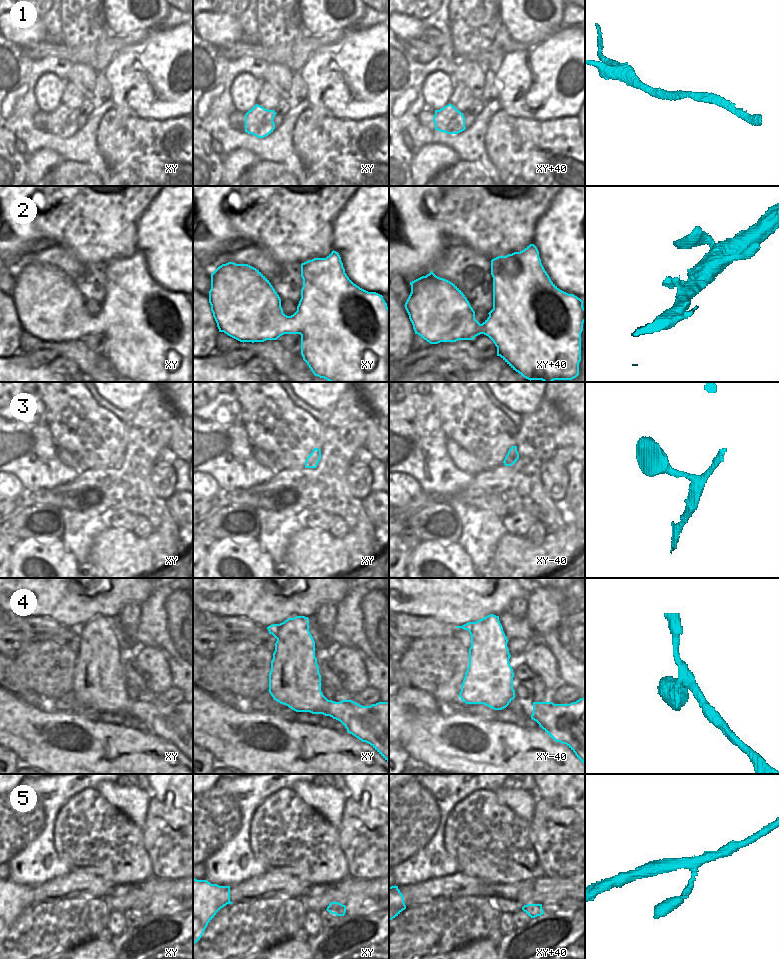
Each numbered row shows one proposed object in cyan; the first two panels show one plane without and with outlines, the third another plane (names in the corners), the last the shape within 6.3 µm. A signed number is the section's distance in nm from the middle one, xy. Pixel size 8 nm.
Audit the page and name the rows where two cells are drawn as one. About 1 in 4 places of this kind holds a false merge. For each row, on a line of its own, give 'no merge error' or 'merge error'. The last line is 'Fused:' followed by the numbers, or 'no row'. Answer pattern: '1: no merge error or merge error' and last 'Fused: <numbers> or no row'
1: no merge error
2: no merge error
3: no merge error
4: no merge error
5: no merge error
Fused: no row

